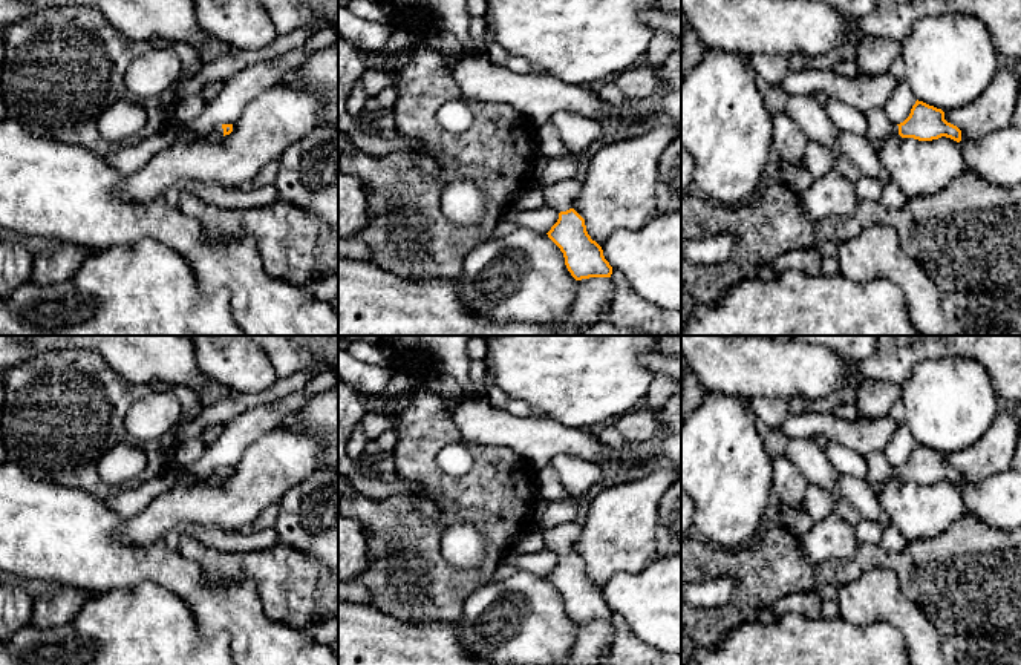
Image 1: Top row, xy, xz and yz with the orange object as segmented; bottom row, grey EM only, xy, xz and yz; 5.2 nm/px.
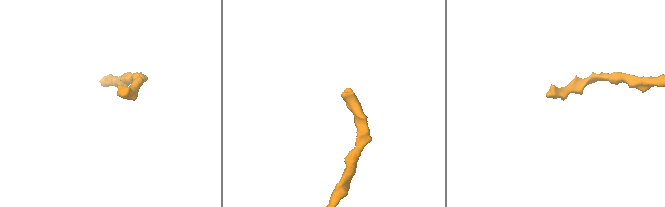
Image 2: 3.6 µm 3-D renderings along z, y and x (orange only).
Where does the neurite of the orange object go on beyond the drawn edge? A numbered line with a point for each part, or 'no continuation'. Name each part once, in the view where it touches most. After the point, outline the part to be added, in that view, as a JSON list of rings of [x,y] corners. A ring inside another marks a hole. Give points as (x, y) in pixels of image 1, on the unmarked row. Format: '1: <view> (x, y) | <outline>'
1: xz (559, 538) | [[[569,521],[543,530],[542,533],[546,547],[560,556],[572,552],[572,544],[582,533],[582,526],[579,526],[576,521]]]

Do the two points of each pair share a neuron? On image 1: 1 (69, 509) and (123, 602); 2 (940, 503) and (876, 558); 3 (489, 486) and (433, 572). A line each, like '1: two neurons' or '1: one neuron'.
1: two neurons
2: two neurons
3: one neuron

